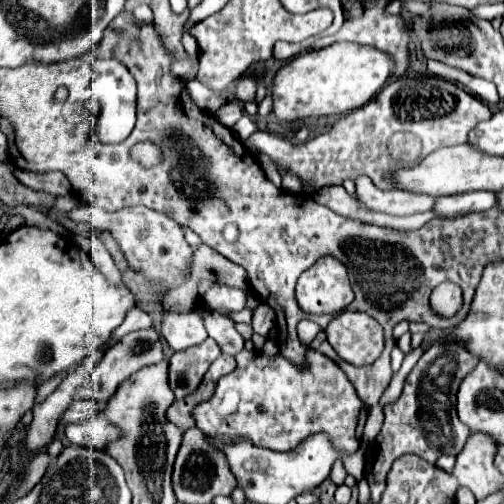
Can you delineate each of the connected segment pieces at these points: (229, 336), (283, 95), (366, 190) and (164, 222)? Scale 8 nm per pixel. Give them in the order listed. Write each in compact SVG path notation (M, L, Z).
M195 307L195 311L205 315L205 327L211 339L217 341L217 345L223 349L223 353L237 355L243 349L245 339L237 333L235 323L225 315L213 315L213 311L201 311L201 307Z
M345 41L307 51L277 71L273 81L273 111L281 121L295 121L303 117L337 115L363 107L387 85L393 65L395 59L389 53Z
M365 175L355 179L355 187L357 187L359 199L367 207L371 207L373 211L389 213L389 215L413 215L421 211L431 211L437 199L433 195L411 193L411 191L401 191L401 189L381 191Z
M83 205L69 213L69 219L83 221L93 229L107 229L115 241L125 251L129 267L141 271L149 279L165 279L169 283L169 289L173 289L173 283L185 275L185 267L189 265L191 247L183 237L183 229L179 223L169 219L167 215L161 215L149 207L123 207L119 211L105 211L95 205Z

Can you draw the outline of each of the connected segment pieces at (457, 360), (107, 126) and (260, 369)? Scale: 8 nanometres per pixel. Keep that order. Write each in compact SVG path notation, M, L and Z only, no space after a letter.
M443 339L433 341L423 357L417 361L413 371L405 379L403 393L395 403L383 407L385 423L375 439L365 451L365 479L369 481L371 499L379 499L385 489L385 475L391 469L391 463L403 453L415 453L429 463L435 463L439 455L449 453L457 455L467 437L469 429L459 421L455 411L455 395L461 379L477 365L479 357L473 355L465 345Z
M94 59L92 64L93 78L91 87L95 97L101 103L101 115L95 123L93 135L103 143L119 143L123 141L133 125L135 125L135 79L117 59Z
M243 349L235 361L235 371L219 379L213 397L193 409L195 423L205 435L223 443L245 439L257 447L291 451L305 437L325 431L333 435L341 451L353 453L359 449L369 409L335 361L315 349L307 351L303 369L281 357L281 353L269 357Z

